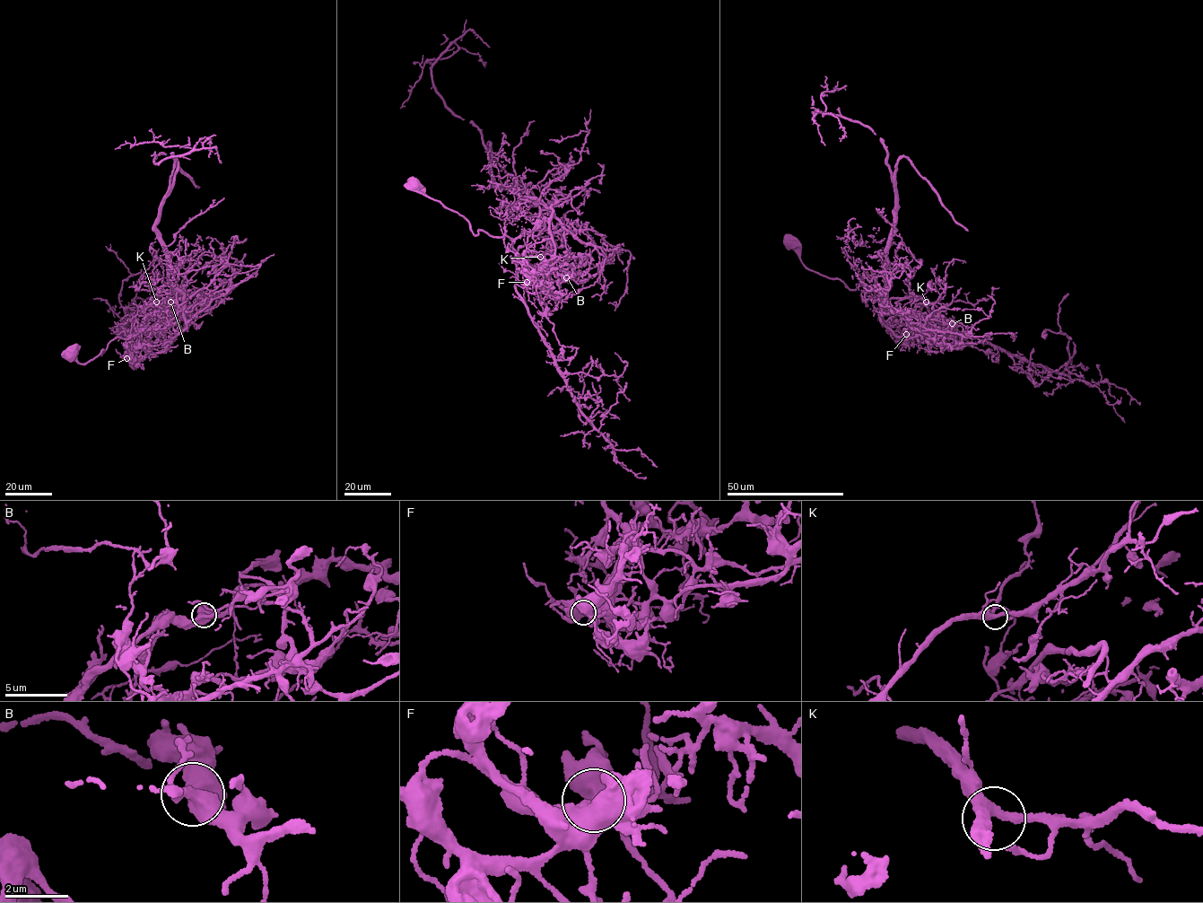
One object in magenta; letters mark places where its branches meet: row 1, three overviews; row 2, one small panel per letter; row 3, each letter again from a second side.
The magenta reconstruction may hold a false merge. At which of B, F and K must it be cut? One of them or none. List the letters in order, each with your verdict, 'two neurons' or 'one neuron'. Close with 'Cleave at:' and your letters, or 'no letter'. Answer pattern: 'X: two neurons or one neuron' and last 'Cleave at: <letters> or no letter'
B: one neuron
F: two neurons
K: one neuron
Cleave at: F

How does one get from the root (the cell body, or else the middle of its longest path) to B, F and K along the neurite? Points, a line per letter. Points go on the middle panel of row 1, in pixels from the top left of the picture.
B: (414, 184), (464, 216), (475, 235), (506, 235), (517, 256), (536, 256), (551, 267), (553, 281), (566, 277)
F: (414, 184), (427, 197), (464, 216), (475, 235), (483, 230), (504, 235), (507, 250), (523, 260), (527, 281)
K: (414, 184), (427, 197), (464, 216), (475, 235), (483, 230), (492, 236), (506, 235), (517, 256), (540, 257)

